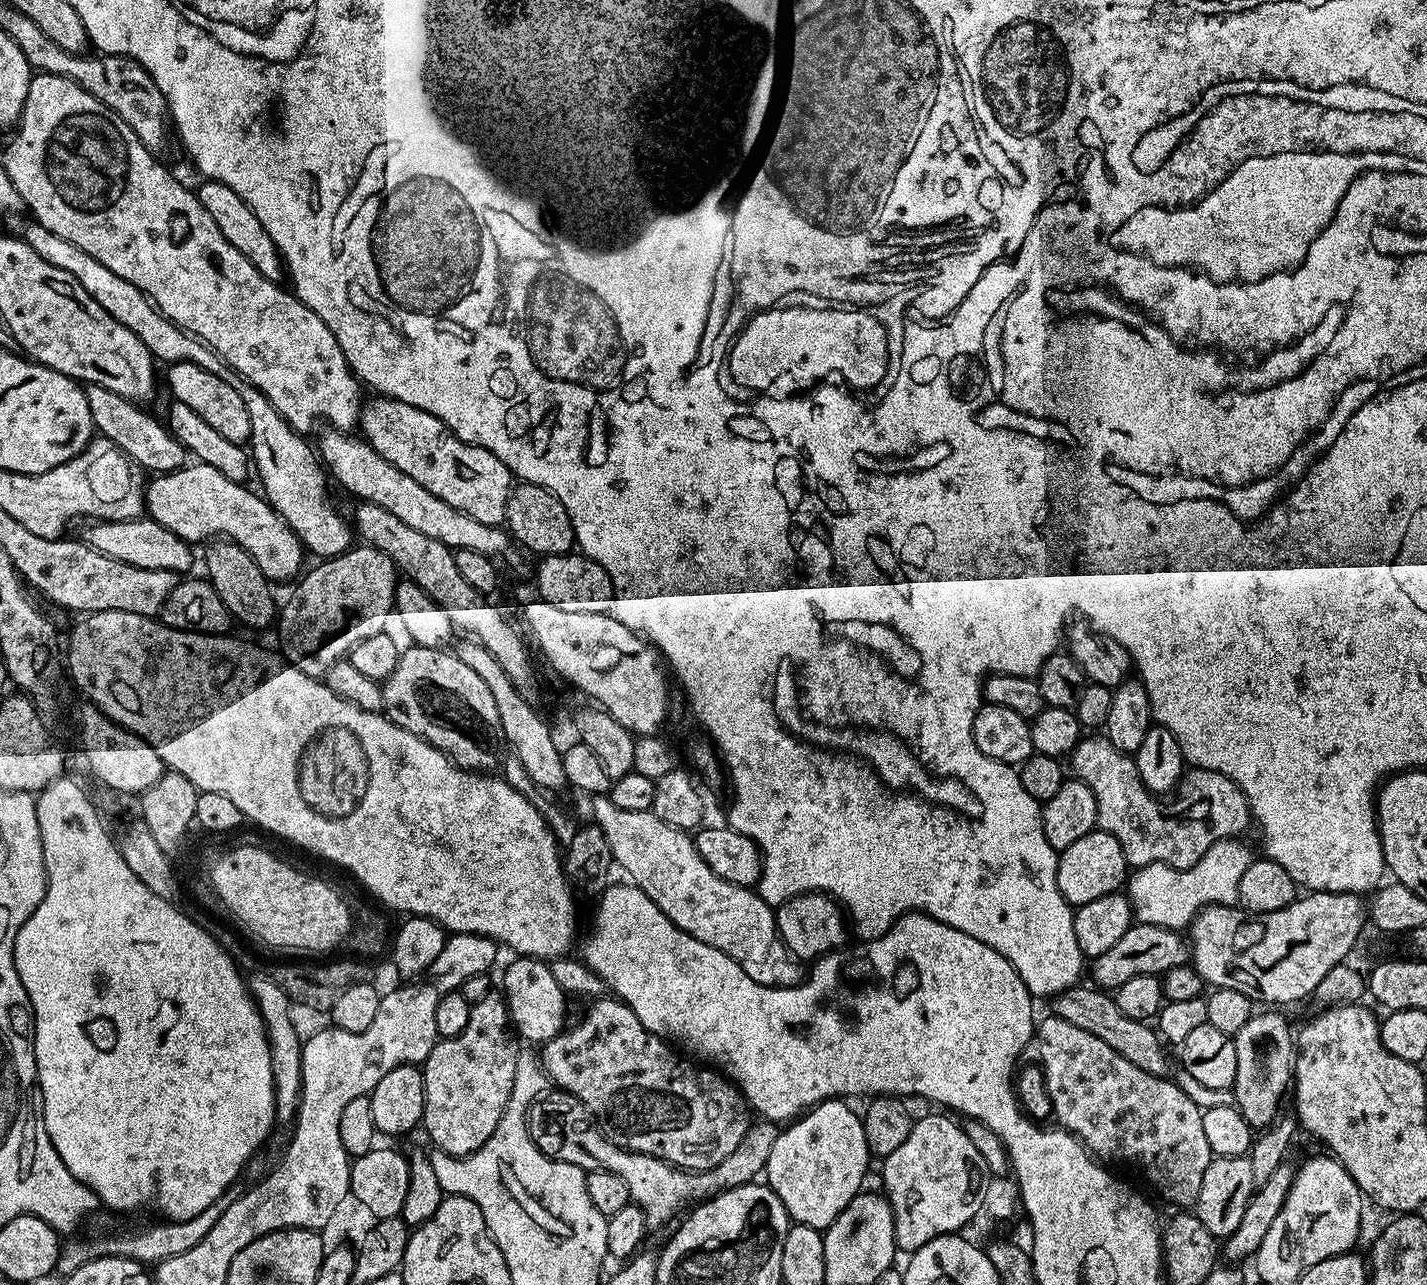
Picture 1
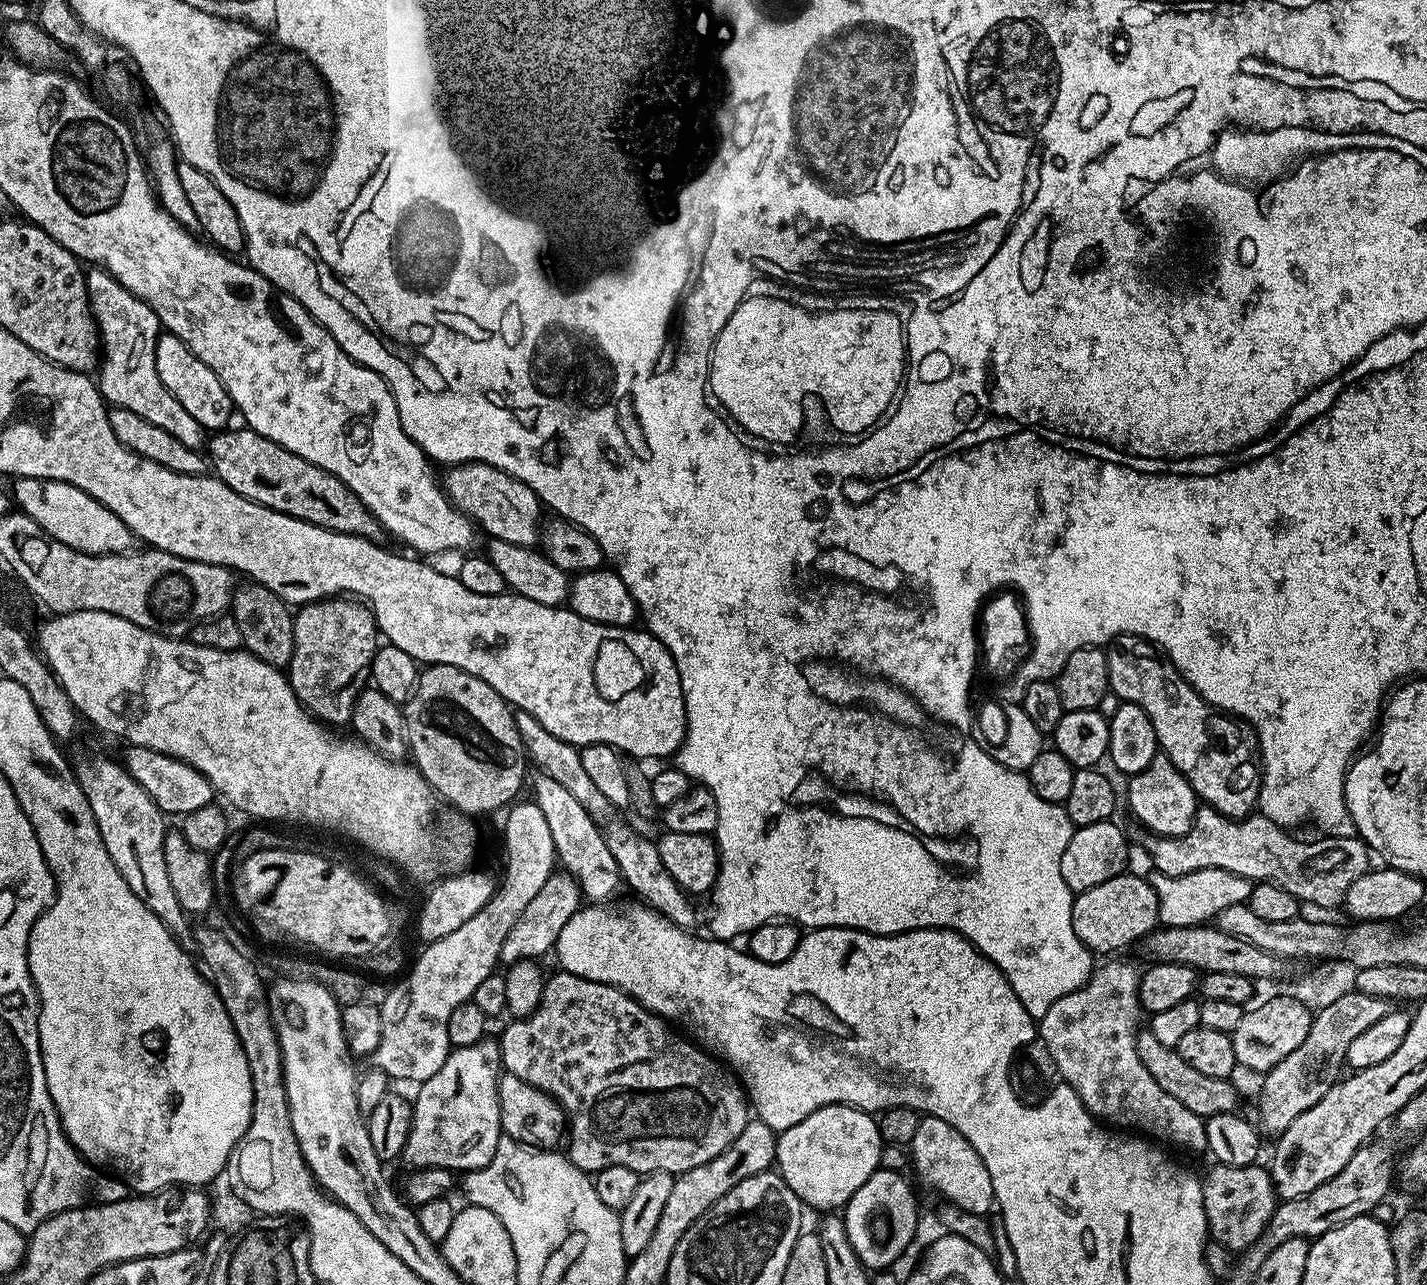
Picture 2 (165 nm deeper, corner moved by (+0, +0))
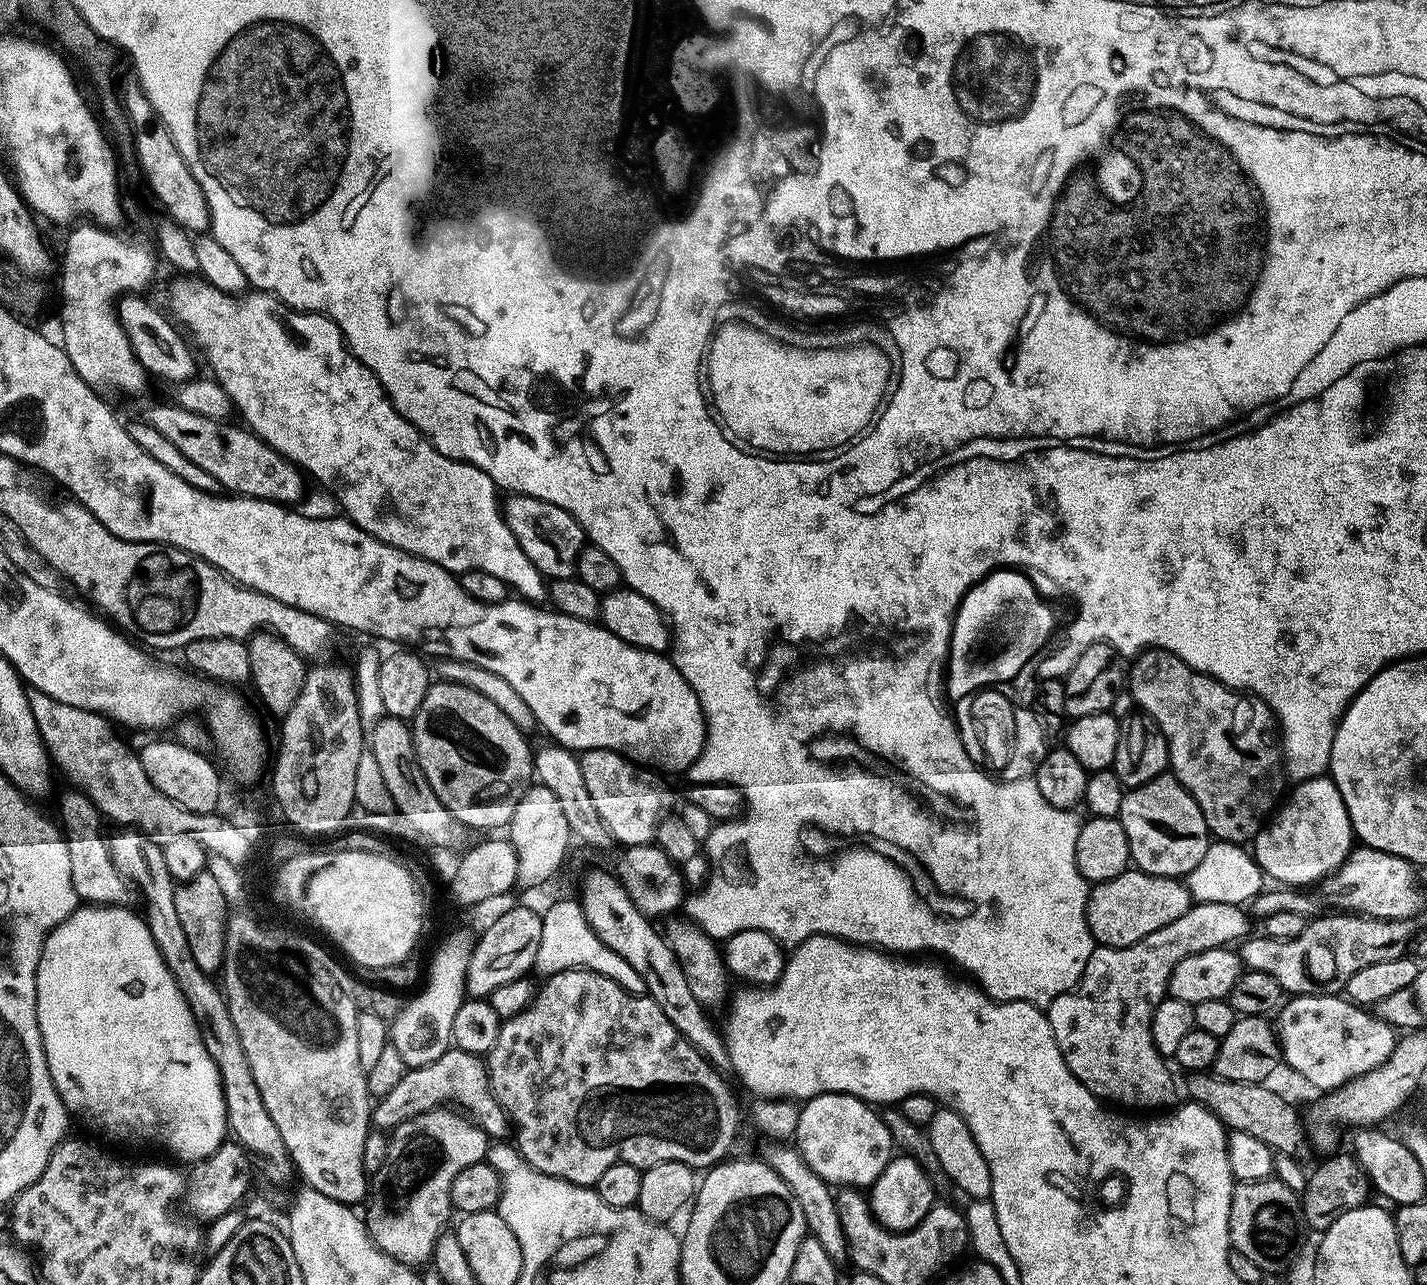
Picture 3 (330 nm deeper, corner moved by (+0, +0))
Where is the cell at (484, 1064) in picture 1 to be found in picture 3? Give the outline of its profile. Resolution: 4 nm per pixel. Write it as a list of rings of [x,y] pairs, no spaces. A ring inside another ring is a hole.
[[[448,1106],[431,1108],[429,1112],[399,1124],[391,1133],[388,1151],[376,1174],[384,1175],[384,1180],[376,1175],[370,1180],[368,1216],[363,1217],[368,1237],[386,1255],[403,1264],[421,1266],[427,1260],[429,1263],[445,1231],[444,1215],[453,1211],[454,1178],[458,1178],[462,1170],[481,1163],[487,1157],[489,1147],[490,1137],[467,1115]]]

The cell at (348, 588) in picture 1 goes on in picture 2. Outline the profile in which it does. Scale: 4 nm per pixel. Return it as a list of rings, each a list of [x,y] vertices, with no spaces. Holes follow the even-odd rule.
[[[355,598],[313,600],[311,604],[303,605],[295,613],[292,630],[294,632],[294,648],[286,675],[294,694],[300,699],[301,704],[325,725],[347,725],[352,718],[352,706],[358,691],[357,685],[352,685],[352,679],[363,668],[365,671],[371,665],[372,655],[376,653],[378,647],[378,629],[372,609]]]

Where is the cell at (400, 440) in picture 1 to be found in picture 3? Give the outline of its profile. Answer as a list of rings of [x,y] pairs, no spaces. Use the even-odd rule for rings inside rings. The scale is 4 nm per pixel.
[[[512,494],[507,499],[502,504],[504,520],[510,526],[518,546],[524,551],[526,558],[534,562],[540,575],[552,580],[573,579],[576,558],[586,544],[586,537],[580,529],[580,523],[566,510],[533,496]]]

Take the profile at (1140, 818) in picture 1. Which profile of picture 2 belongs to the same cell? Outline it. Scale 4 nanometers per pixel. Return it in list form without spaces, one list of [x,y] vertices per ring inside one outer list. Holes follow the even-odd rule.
[[[1207,806],[1197,807],[1196,820],[1192,828],[1184,836],[1153,836],[1145,835],[1144,848],[1152,859],[1152,868],[1167,876],[1193,876],[1198,870],[1226,870],[1230,874],[1240,876],[1249,882],[1267,882],[1282,886],[1282,890],[1290,890],[1296,899],[1305,905],[1313,904],[1316,908],[1332,908],[1343,905],[1344,895],[1362,874],[1370,870],[1368,856],[1370,849],[1359,835],[1337,836],[1335,834],[1325,835],[1325,840],[1312,840],[1307,844],[1304,840],[1295,840],[1288,836],[1285,829],[1275,824],[1270,818],[1262,814],[1253,814],[1244,817],[1243,820],[1232,820],[1229,816],[1218,814],[1218,810]]]

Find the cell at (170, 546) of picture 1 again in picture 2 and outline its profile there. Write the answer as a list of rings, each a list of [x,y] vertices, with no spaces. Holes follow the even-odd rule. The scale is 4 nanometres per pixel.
[[[17,476],[11,484],[10,496],[15,507],[38,522],[49,540],[62,542],[62,546],[70,546],[70,550],[96,556],[106,552],[124,552],[133,547],[134,533],[128,529],[128,525],[122,522],[122,518],[118,518],[118,514],[114,514],[112,508],[98,502],[86,490],[70,482],[35,476]]]

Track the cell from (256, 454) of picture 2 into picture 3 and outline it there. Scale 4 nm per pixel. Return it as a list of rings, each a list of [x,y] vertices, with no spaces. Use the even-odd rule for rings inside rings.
[[[174,402],[156,404],[146,415],[146,423],[154,426],[166,442],[173,444],[194,466],[206,470],[210,478],[220,483],[221,489],[253,500],[274,500],[285,506],[295,505],[300,496],[300,476],[291,460],[279,456],[270,445],[252,435],[243,427],[235,428],[232,422],[221,422],[190,414]]]

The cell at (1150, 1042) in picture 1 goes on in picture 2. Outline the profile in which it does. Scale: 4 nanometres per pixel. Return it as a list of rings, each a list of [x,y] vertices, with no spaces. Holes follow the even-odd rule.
[[[1151,1030],[1137,1032],[1136,1045],[1138,1046],[1138,1056],[1142,1058],[1142,1064],[1146,1066],[1146,1070],[1150,1070],[1150,1074],[1156,1079],[1158,1086],[1162,1086],[1162,1090],[1166,1090],[1166,1094],[1178,1098],[1178,1102],[1182,1102],[1182,1106],[1186,1106],[1186,1110],[1194,1110],[1194,1114],[1198,1114],[1202,1118],[1237,1111],[1236,1103],[1239,1102],[1240,1096],[1236,1093],[1231,1079],[1210,1078],[1210,1074],[1202,1074],[1198,1070],[1194,1070],[1194,1066],[1190,1066],[1190,1062],[1186,1062],[1186,1058],[1179,1056],[1174,1048],[1162,1046],[1162,1042],[1158,1042],[1158,1038],[1154,1038]]]

